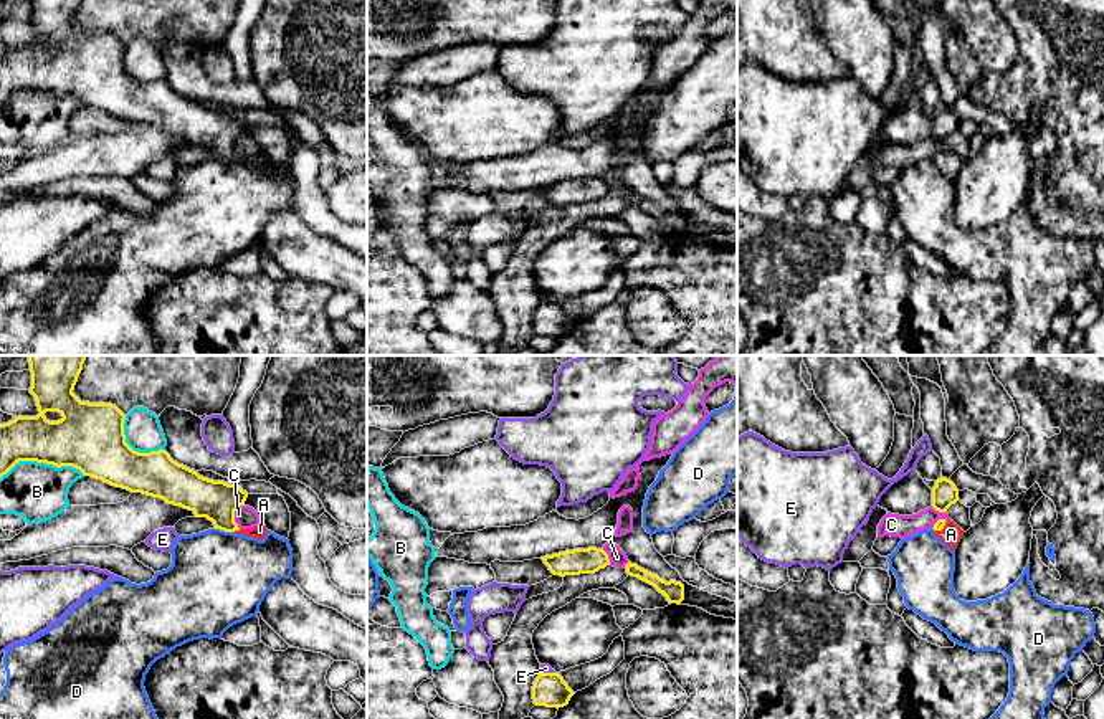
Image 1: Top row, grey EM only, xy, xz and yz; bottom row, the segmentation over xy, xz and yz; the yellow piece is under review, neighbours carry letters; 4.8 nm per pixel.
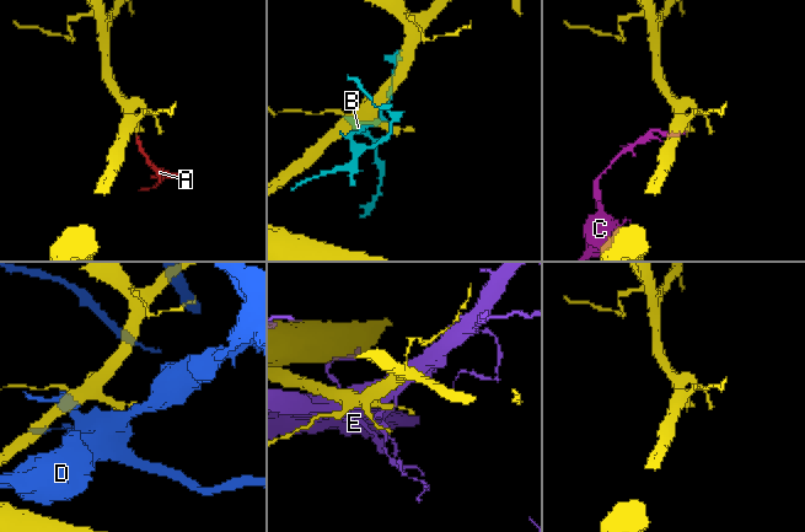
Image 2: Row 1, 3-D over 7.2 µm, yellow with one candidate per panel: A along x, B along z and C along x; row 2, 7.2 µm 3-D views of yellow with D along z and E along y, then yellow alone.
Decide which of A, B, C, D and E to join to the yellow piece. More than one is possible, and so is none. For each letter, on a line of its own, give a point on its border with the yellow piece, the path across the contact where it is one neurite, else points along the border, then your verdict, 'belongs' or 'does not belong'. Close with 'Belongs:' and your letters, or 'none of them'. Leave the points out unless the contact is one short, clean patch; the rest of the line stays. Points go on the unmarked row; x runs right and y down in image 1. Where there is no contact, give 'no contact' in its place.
A: contact xy (237, 159); way xy (217, 131), (222, 144), (237, 159), (260, 161); belongs
B: contact xy (42, 91); does not belong
C: contact xy (233, 146); border xy (243, 134), (235, 141), (235, 152), (240, 157); does not belong
D: contact xy (225, 161); does not belong
E: contact xz (547, 303); does not belong
Belongs: A

